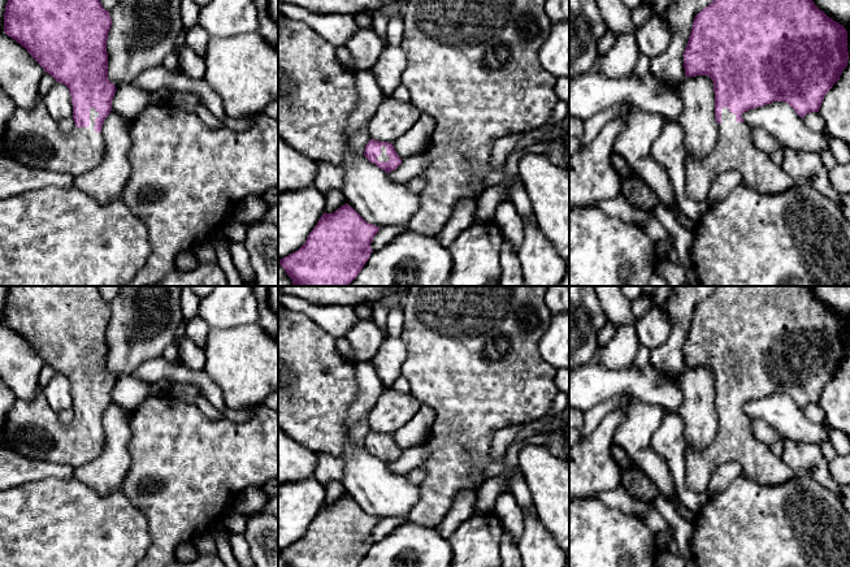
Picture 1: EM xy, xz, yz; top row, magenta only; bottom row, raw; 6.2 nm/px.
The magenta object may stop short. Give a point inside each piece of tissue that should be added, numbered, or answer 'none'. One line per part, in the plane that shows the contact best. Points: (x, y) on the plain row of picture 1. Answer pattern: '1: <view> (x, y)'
1: xy (33, 429)

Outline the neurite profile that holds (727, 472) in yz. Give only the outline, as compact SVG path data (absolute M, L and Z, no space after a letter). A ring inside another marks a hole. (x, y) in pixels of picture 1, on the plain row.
M737 462L723 463L712 473L706 493L708 497L723 493L727 486L741 475L742 468Z

